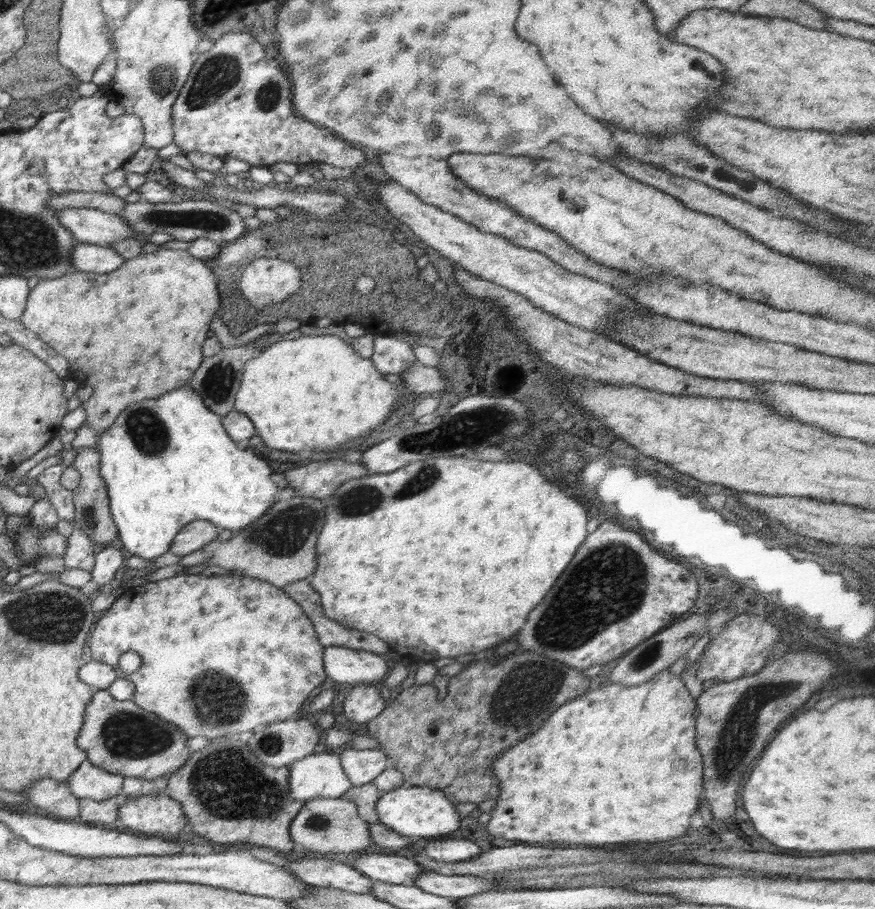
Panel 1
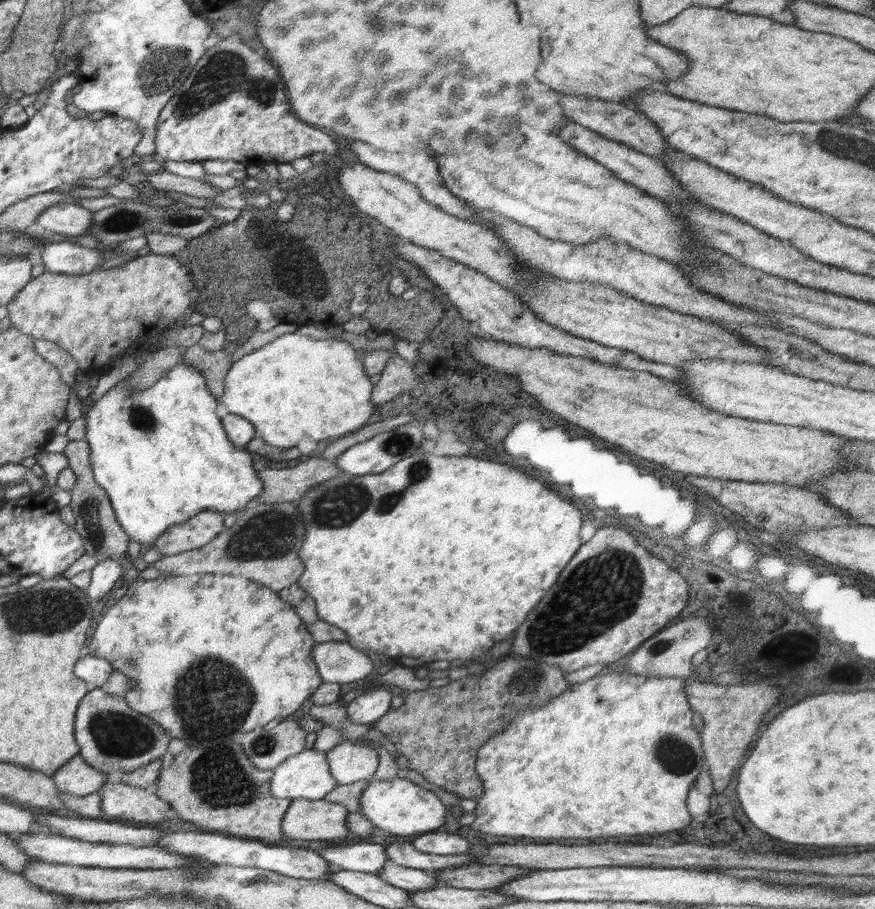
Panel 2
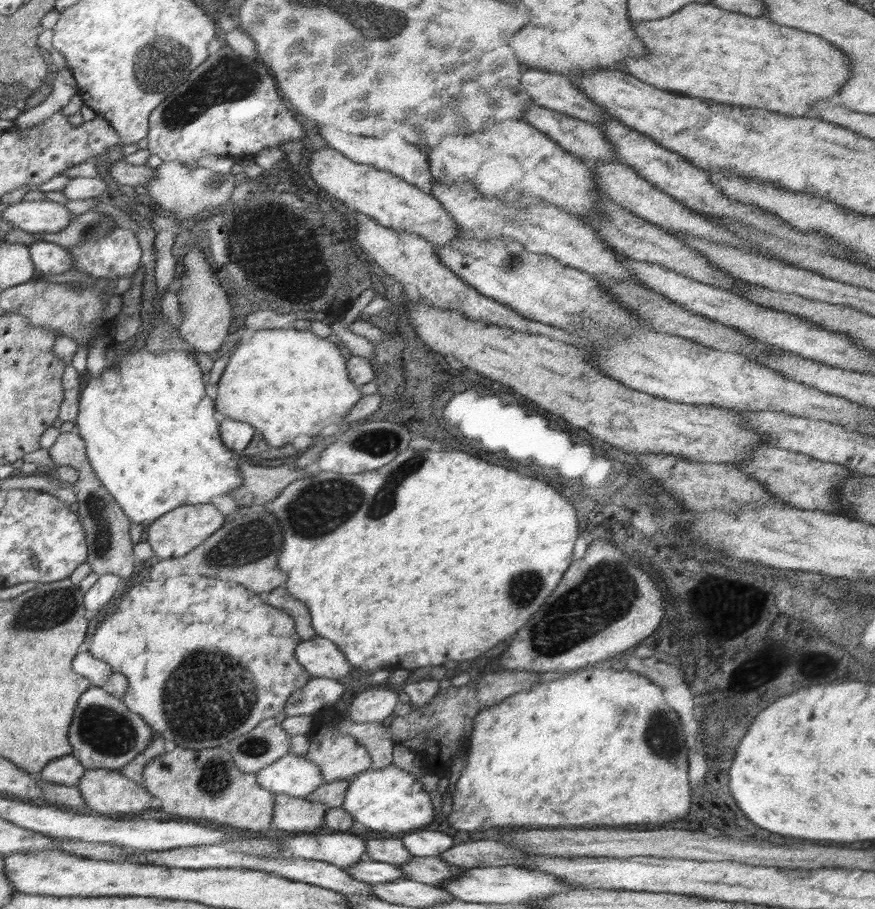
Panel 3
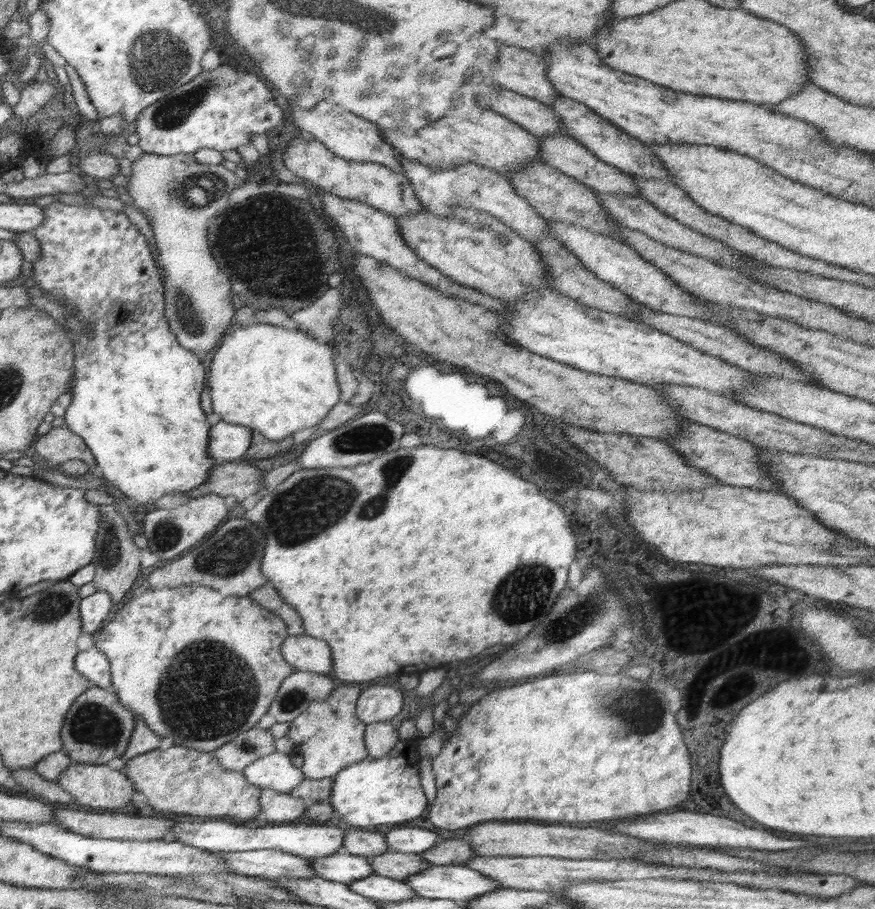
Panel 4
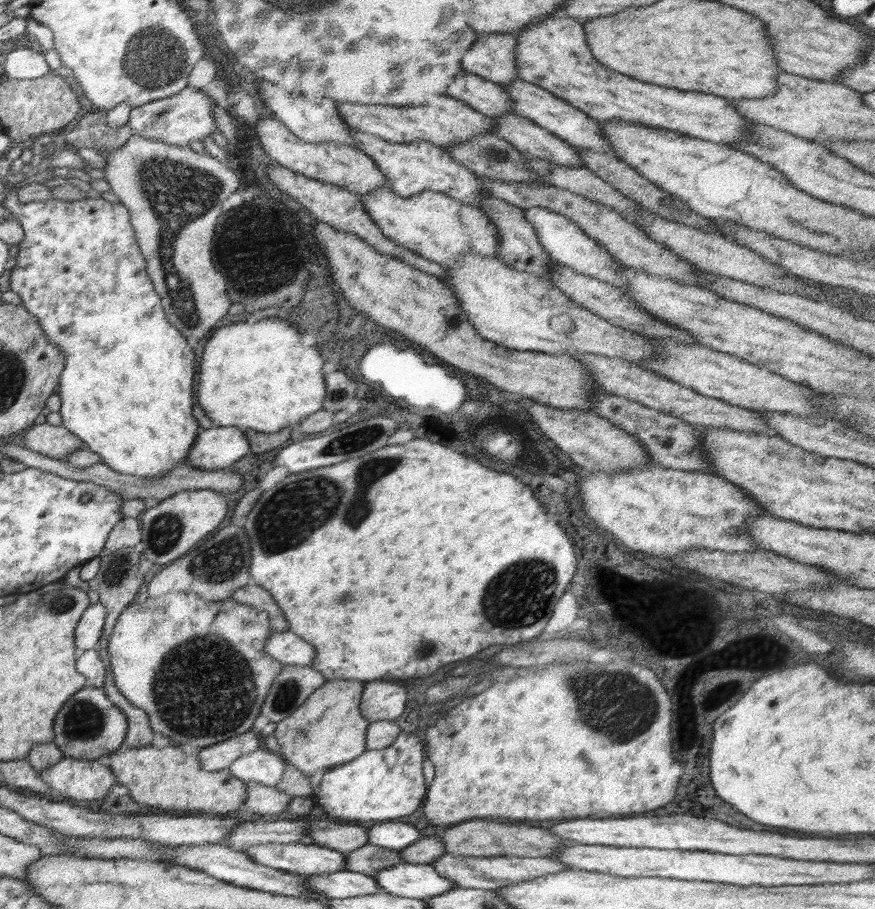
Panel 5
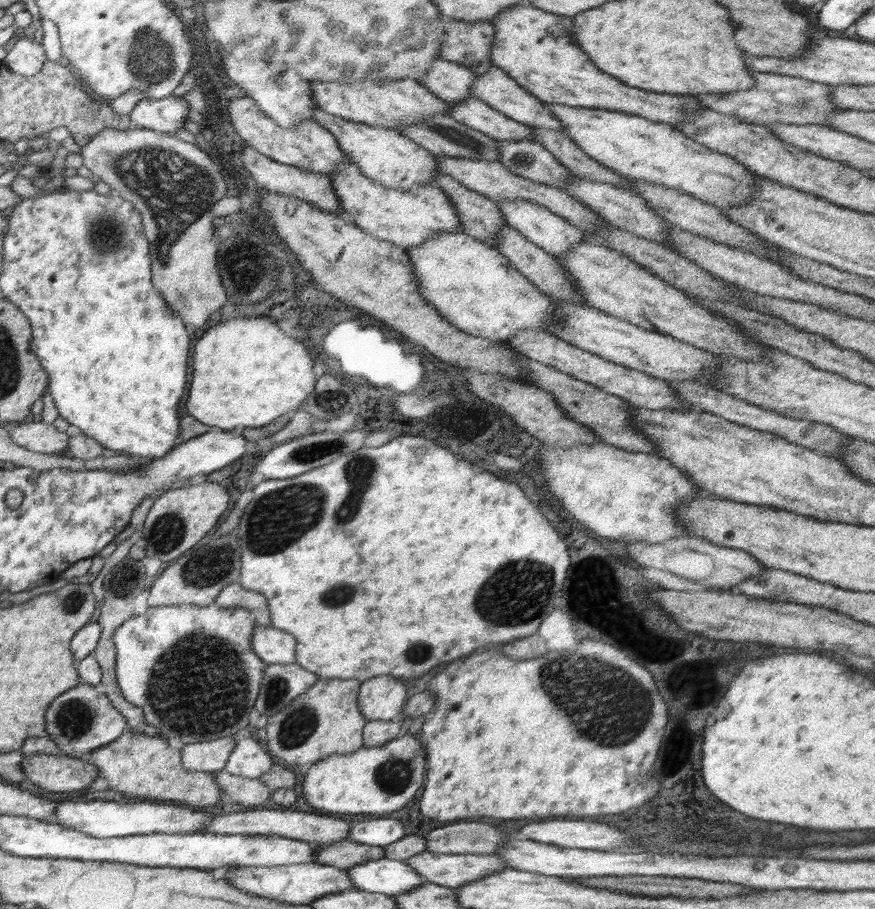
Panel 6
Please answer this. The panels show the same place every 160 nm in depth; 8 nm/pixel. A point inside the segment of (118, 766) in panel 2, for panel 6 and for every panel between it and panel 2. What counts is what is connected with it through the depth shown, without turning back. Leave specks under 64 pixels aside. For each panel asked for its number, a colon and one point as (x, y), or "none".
3: (107, 735)
4: (99, 730)
5: (91, 727)
6: (82, 720)

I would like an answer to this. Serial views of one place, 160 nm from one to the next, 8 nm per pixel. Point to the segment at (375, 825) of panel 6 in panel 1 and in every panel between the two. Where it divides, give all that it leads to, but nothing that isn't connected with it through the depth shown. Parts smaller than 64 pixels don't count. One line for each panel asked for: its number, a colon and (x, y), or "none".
1: (442, 850)
2: (442, 843)
3: (430, 842)
4: (416, 840)
5: (396, 835)

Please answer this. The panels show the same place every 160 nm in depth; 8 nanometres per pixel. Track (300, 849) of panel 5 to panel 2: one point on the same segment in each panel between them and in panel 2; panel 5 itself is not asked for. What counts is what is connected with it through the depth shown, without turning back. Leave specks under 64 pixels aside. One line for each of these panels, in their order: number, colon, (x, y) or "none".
2: (411, 879)
3: (372, 871)
4: (342, 867)

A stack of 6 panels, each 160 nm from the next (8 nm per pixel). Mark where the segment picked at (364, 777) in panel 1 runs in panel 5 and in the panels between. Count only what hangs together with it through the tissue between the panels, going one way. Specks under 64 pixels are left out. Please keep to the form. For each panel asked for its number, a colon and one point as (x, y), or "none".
2: (349, 762)
3: (338, 758)
4: (329, 736)
5: (328, 730)

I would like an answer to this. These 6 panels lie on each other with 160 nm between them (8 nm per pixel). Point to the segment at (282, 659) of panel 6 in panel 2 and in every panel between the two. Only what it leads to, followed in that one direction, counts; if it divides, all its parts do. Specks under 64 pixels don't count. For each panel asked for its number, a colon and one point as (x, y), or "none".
2: (337, 662)
3: (319, 656)
4: (305, 653)
5: (290, 649)

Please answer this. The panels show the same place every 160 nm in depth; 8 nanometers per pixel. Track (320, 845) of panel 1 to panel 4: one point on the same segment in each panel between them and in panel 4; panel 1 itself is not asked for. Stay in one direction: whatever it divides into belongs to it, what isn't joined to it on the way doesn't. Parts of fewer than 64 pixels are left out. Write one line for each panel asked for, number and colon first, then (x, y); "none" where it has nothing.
2: (320, 820)
3: (299, 815)
4: (277, 807)

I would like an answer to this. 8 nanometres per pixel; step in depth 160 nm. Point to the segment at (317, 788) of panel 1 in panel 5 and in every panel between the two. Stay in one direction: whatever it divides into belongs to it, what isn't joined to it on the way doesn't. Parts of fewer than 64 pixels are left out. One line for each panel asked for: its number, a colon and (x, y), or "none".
2: (306, 775)
3: (292, 775)
4: (276, 771)
5: (261, 766)

